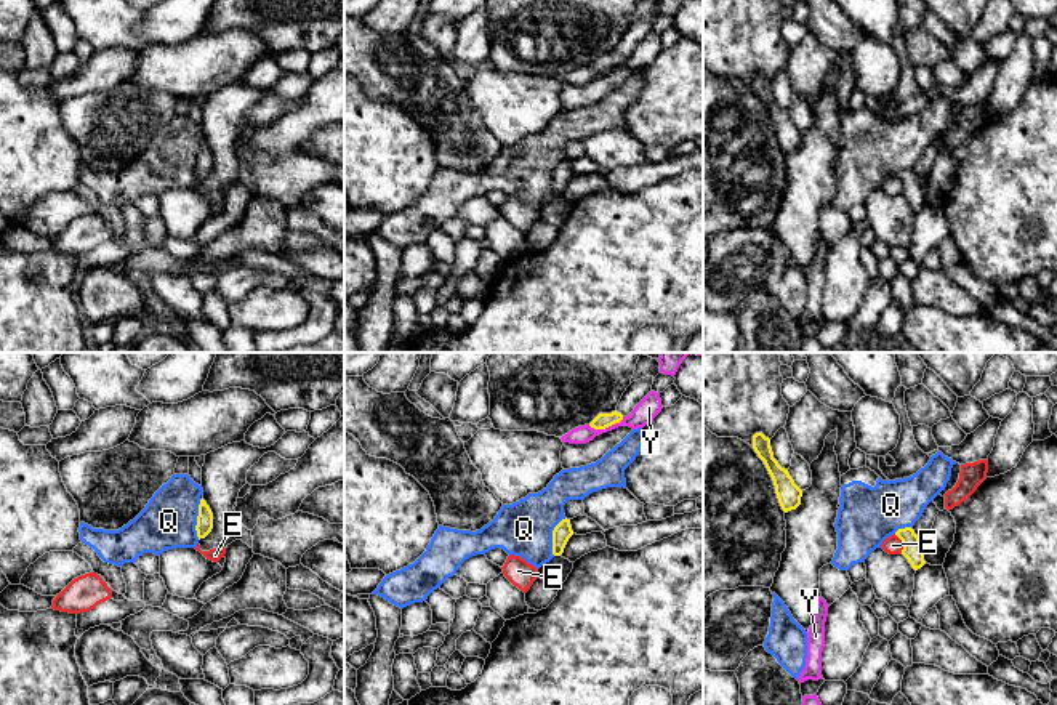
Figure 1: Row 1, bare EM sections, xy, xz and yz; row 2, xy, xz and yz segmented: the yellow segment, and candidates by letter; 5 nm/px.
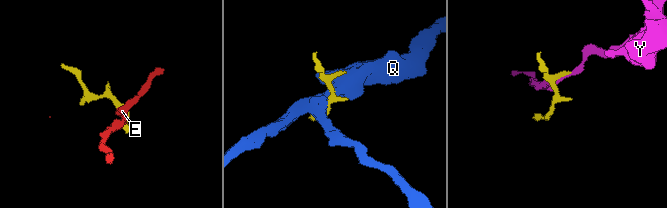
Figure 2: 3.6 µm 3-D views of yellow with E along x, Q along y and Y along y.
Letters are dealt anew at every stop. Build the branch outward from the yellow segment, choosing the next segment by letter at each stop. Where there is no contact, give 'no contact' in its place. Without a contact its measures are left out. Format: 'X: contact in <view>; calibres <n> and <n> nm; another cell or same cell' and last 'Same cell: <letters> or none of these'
E: contact in yz; calibres 100 and 90 nm; another cell
Q: contact in xy; calibres 80 and 280 nm; another cell
Y: contact in xz; calibres 80 and 110 nm; another cell
Same cell: none of these

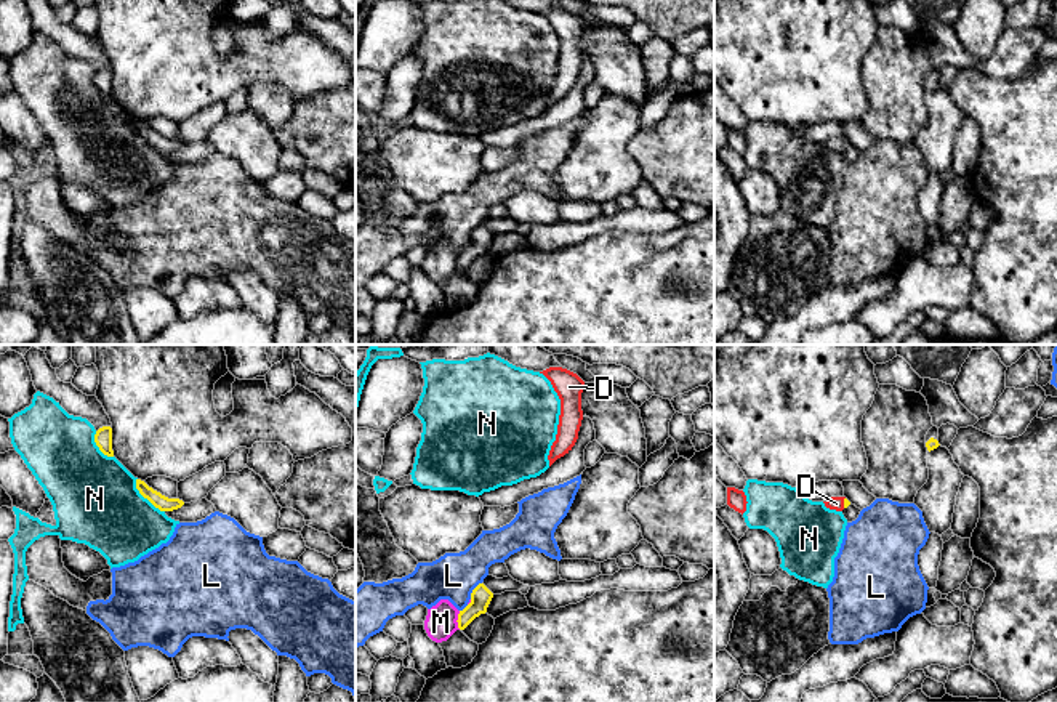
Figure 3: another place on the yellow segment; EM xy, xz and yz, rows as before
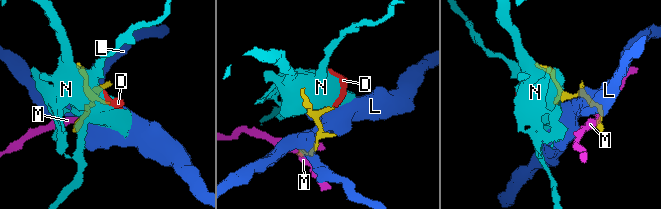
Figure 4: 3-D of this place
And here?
D: contact in yz; calibres 30 and 70 nm; same cell
L: contact in xz; calibres 110 and 240 nm; another cell
M: contact in xz; calibres 110 and 160 nm; another cell
N: contact in xy; calibres 80 and 440 nm; another cell
Same cell: D

